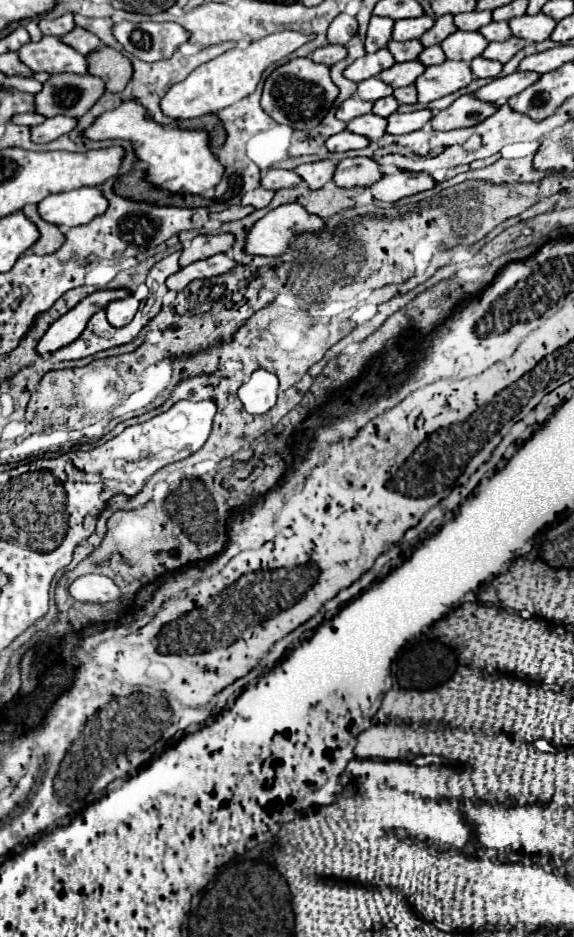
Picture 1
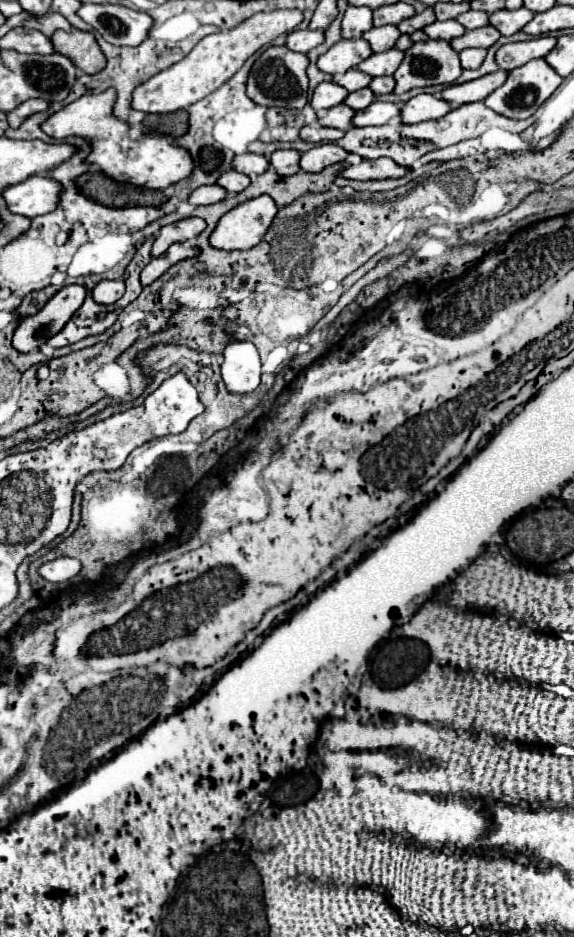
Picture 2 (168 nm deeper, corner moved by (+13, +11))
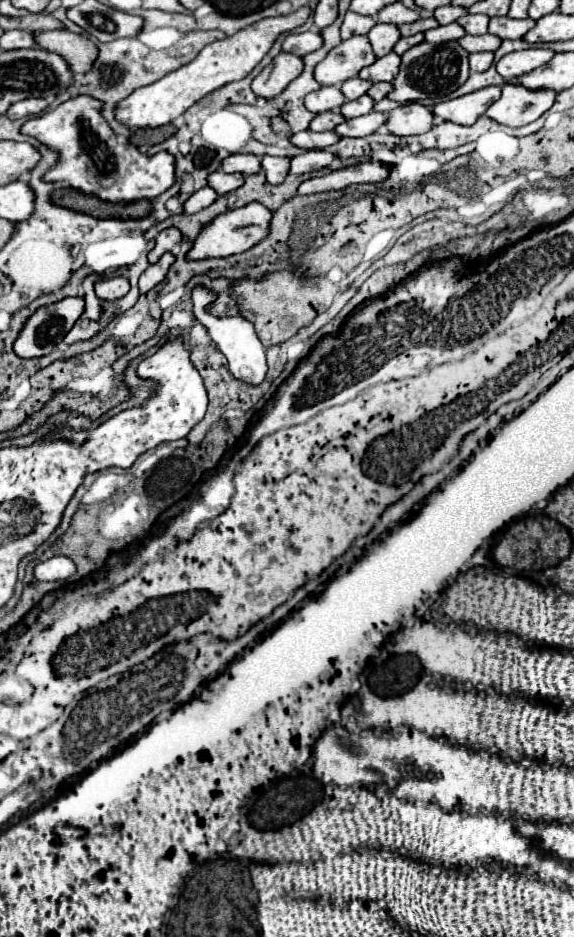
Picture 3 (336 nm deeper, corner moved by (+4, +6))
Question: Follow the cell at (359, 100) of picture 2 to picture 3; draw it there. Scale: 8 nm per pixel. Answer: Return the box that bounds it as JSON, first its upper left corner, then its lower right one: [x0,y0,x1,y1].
[341,94,373,118]

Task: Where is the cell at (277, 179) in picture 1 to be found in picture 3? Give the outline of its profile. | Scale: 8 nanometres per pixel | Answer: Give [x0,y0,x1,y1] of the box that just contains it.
[221,154,263,174]

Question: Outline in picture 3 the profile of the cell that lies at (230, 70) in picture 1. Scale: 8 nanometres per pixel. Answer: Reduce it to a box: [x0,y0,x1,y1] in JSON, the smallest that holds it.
[115,6,311,128]

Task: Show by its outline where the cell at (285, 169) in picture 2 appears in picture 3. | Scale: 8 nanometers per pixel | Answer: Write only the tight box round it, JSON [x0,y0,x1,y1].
[261,156,289,184]

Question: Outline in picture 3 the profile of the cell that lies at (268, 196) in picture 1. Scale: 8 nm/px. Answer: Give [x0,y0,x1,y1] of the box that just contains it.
[209,172,245,194]

